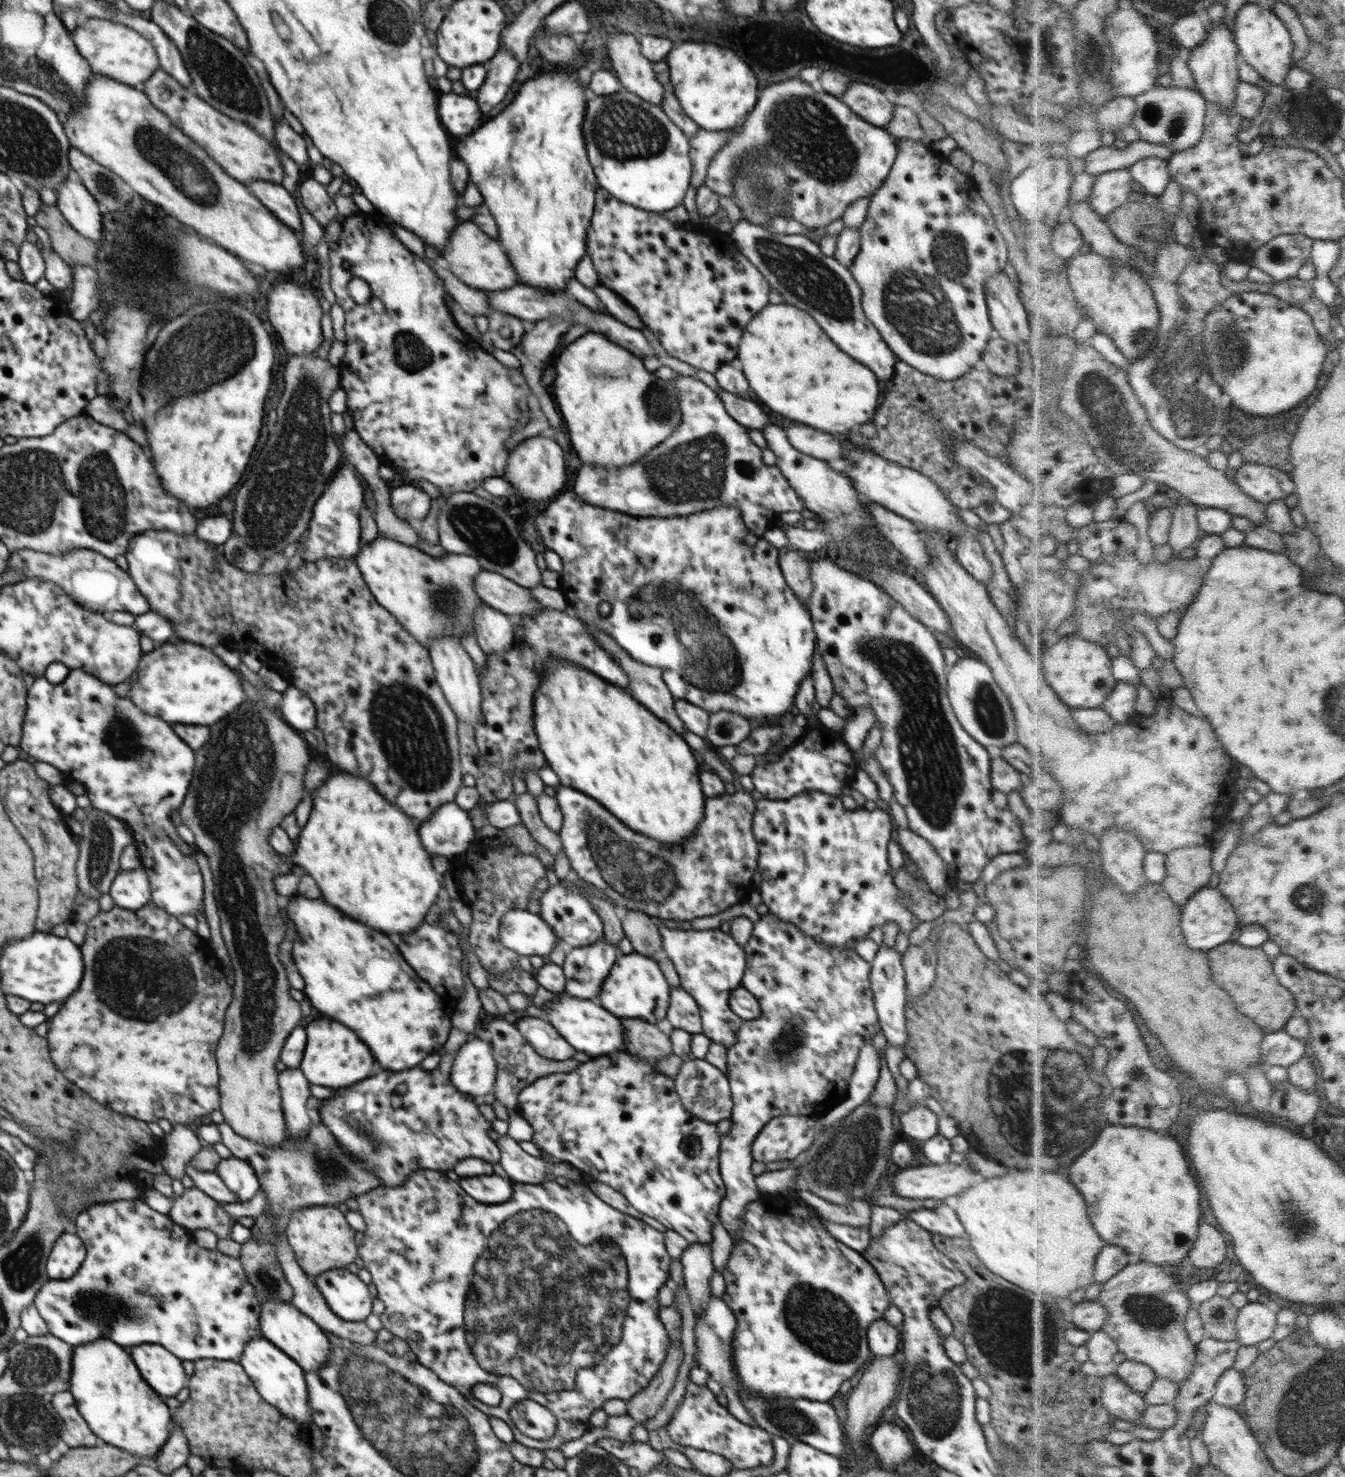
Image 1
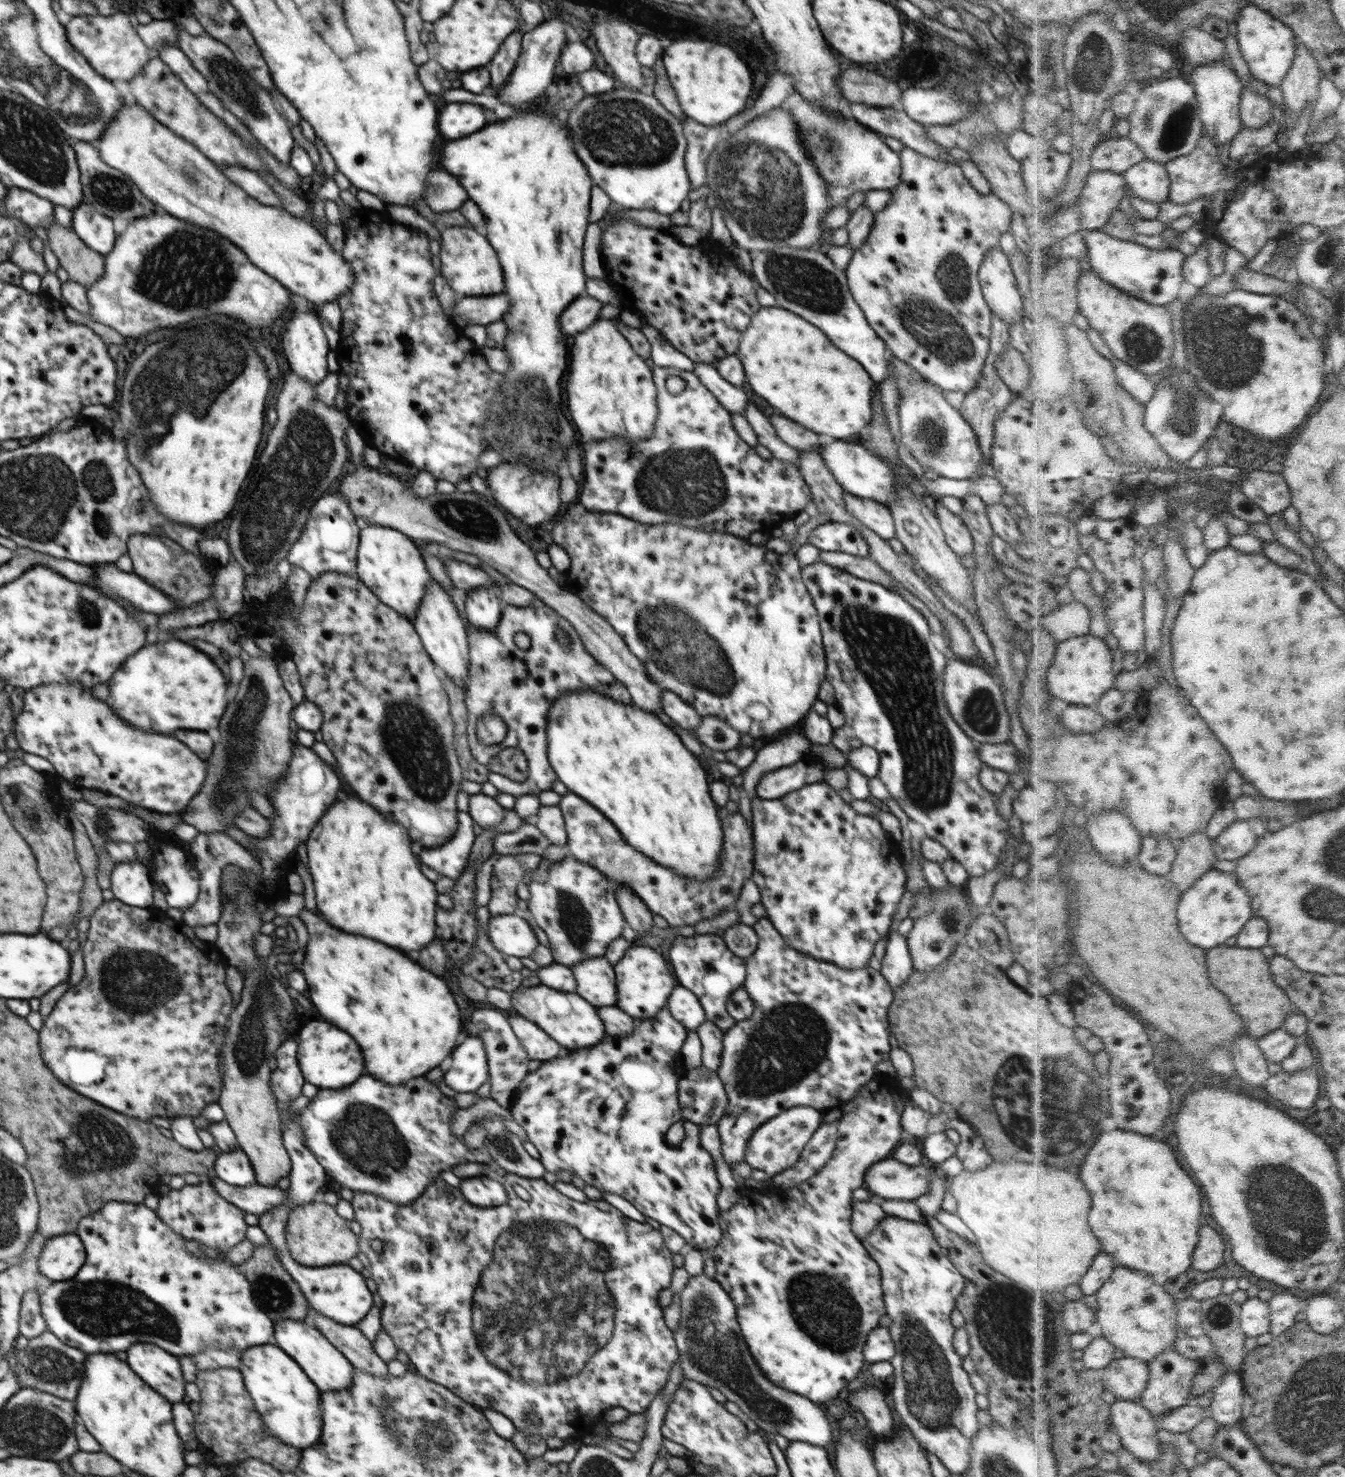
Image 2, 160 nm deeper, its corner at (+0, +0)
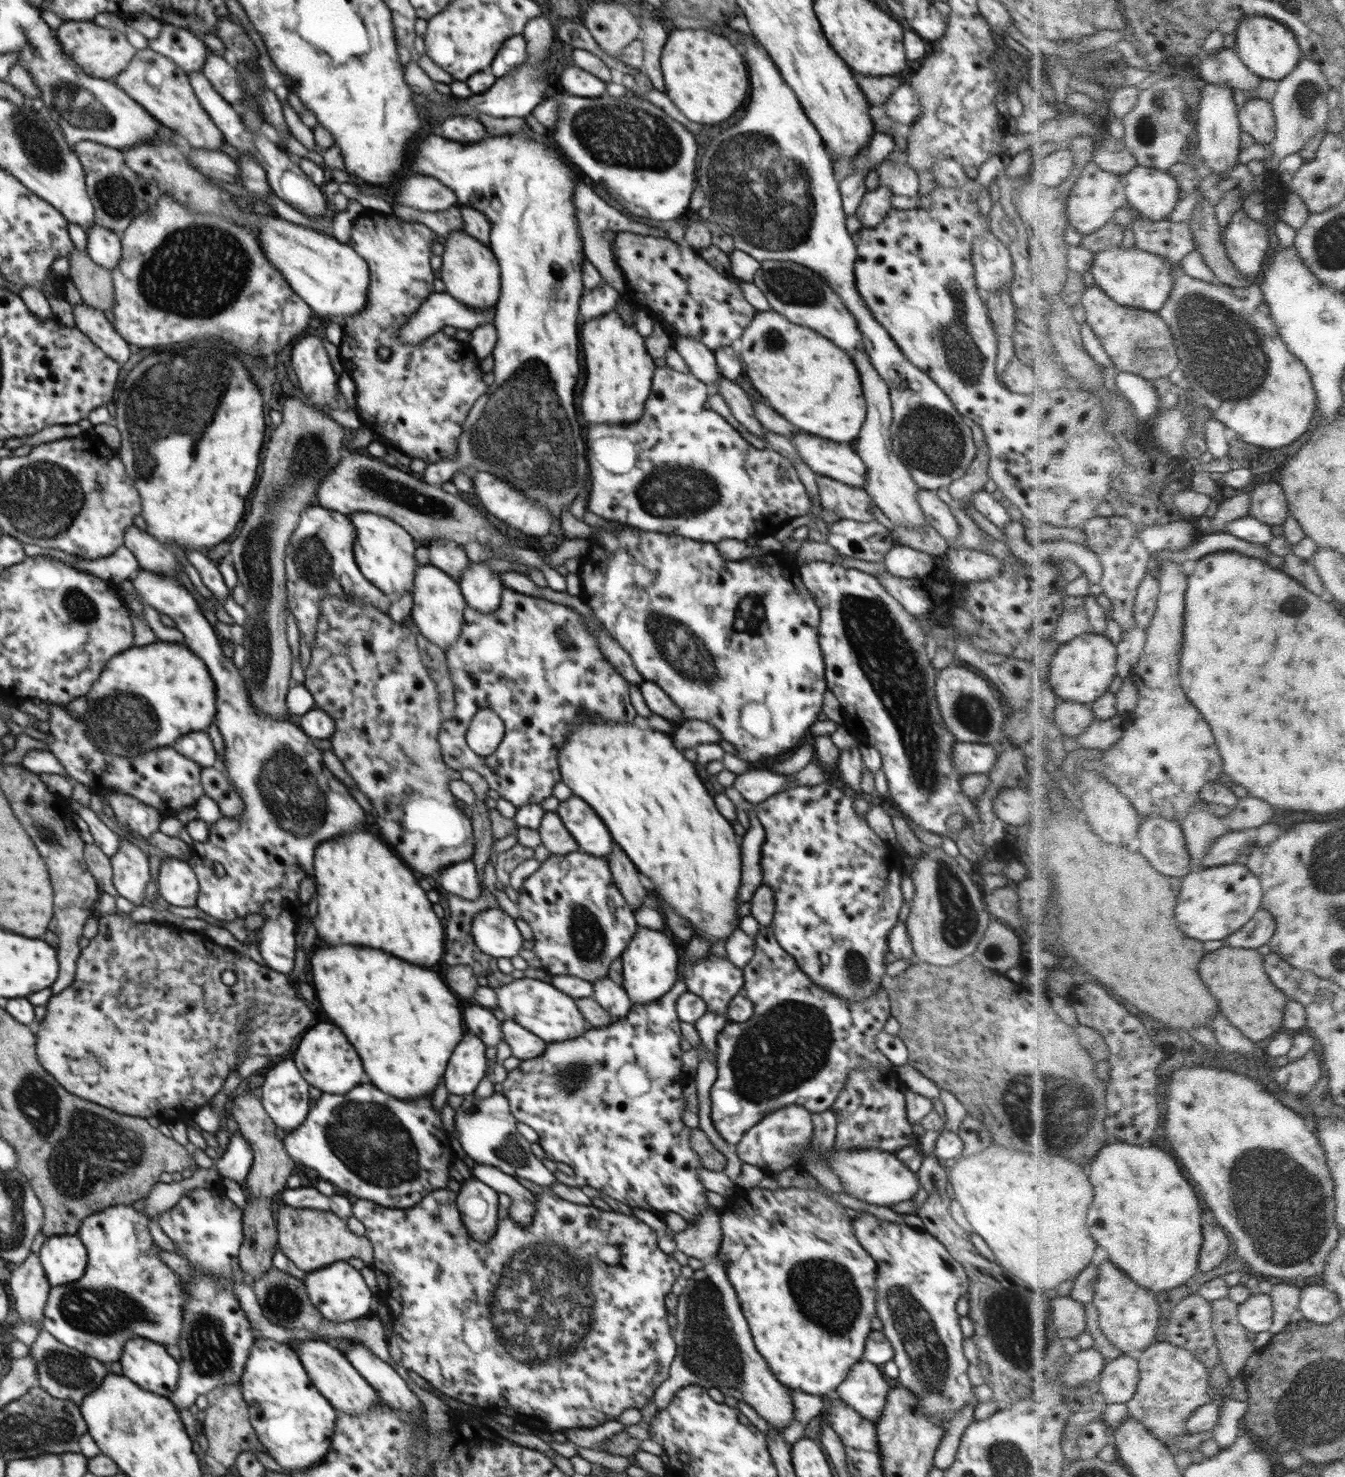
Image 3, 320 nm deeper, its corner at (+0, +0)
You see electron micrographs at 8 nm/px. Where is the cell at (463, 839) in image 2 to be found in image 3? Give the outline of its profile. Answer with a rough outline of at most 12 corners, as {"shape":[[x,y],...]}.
{"shape":[[471,860],[443,868],[433,883],[476,900],[483,892]]}

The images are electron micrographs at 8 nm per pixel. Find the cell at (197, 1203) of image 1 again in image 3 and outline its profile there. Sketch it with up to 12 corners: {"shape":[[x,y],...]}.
{"shape":[[186,1191],[156,1222],[208,1275],[189,1297],[177,1410],[241,1382],[253,1327],[233,1284],[244,1212]]}

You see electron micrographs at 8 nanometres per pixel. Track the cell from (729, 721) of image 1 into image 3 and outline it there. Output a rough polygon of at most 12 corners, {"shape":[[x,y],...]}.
{"shape":[[693,719],[675,727],[674,747],[680,752],[702,744],[719,744],[722,735]]}

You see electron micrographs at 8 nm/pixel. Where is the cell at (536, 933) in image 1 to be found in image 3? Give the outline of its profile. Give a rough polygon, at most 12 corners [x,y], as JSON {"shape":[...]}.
{"shape":[[500,908],[479,912],[471,935],[482,952],[512,958],[520,930]]}

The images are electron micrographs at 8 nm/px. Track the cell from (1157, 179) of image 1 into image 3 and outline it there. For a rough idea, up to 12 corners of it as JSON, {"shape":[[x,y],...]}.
{"shape":[[1139,164],[1125,179],[1130,207],[1168,219],[1183,197],[1171,171]]}

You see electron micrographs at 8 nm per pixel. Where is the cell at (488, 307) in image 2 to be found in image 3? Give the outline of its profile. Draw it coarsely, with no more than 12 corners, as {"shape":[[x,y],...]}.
{"shape":[[433,293],[399,328],[405,344],[445,326],[471,331],[488,323],[480,310]]}

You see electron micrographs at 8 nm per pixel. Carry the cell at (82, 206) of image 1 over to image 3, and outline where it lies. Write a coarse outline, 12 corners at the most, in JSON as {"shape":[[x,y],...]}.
{"shape":[[96,223],[88,233],[90,259],[115,270],[122,257],[118,234]]}

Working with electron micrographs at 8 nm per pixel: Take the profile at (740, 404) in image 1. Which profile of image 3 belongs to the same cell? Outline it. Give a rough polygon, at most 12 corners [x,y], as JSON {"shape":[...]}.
{"shape":[[676,337],[674,349],[692,374],[717,392],[713,352],[699,340]]}

